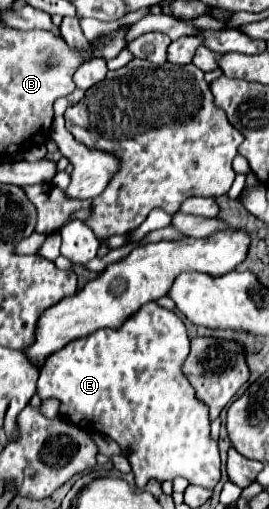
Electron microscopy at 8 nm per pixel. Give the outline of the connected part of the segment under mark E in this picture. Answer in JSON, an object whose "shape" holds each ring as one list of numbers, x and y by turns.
{"shape":[[147,303,143,305,135,315,131,315,119,329,99,329,95,331,93,335,89,337,83,337,83,339,75,339,71,343,67,343,63,349,55,351,53,355,49,355,45,359,45,365,41,369,41,375,39,375,39,383,37,383,37,395,41,399,45,397,57,397,61,401,61,415,65,419,69,419,71,423,83,427,85,431,97,431,101,435,107,435,111,439,115,439,121,447,129,447,131,449,131,455,129,455,129,463,133,467,133,475,135,475,135,483,139,487,143,487,149,479,157,479,157,481,173,481,175,477,185,477,189,483,193,485,199,485,199,487,207,487,207,489,213,489,221,477,221,457,219,457,219,449,217,445,213,445,213,439,211,439,211,433,209,433,209,415,207,415,207,407,195,397,195,391,193,387,187,383,187,377,183,375,183,363,189,355,189,337,187,337,187,329,183,325,183,319,157,305,157,303]]}

